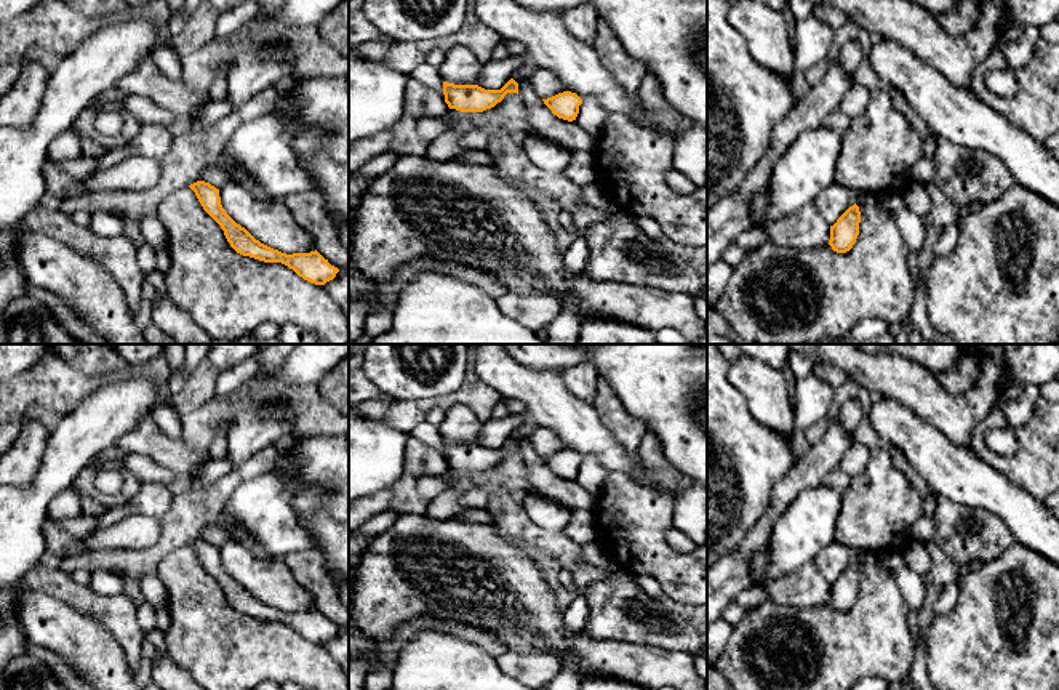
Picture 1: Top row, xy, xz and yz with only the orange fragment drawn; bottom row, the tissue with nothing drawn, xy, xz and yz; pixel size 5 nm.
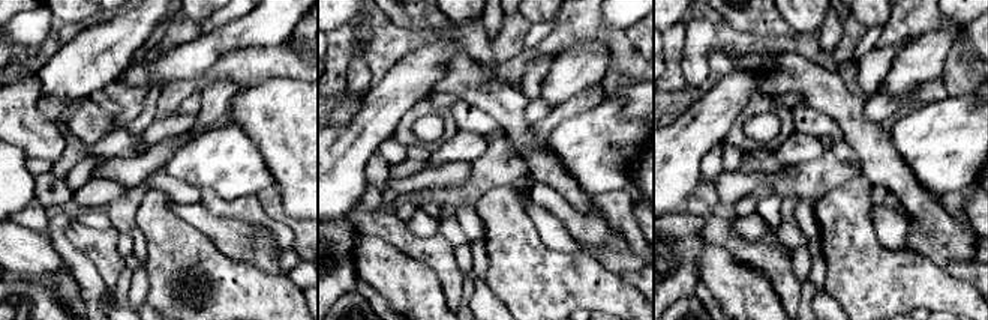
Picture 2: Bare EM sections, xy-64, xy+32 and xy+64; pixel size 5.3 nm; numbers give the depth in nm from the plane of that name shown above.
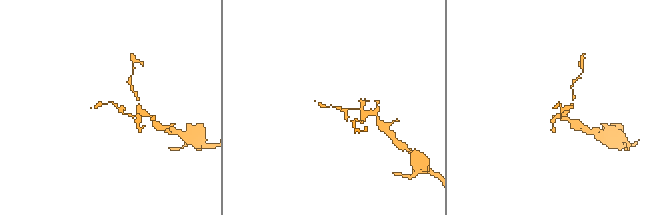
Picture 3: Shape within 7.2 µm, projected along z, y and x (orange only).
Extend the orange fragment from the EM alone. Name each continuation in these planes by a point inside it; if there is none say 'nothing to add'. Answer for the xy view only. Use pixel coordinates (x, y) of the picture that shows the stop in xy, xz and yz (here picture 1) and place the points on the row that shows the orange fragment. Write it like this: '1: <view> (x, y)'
1: xy (271, 223)

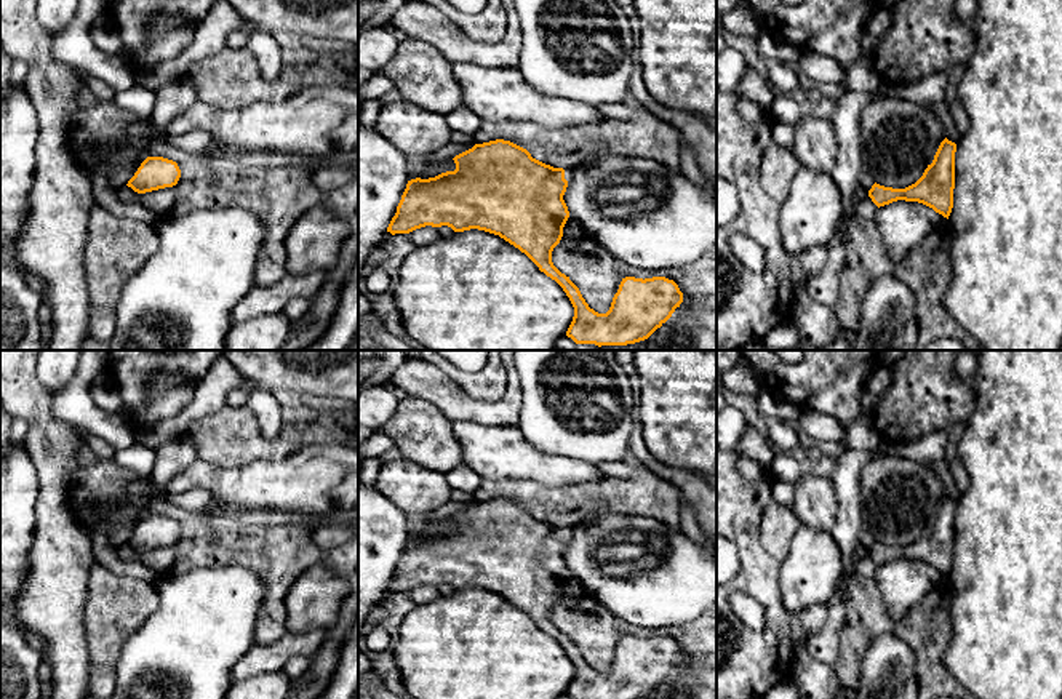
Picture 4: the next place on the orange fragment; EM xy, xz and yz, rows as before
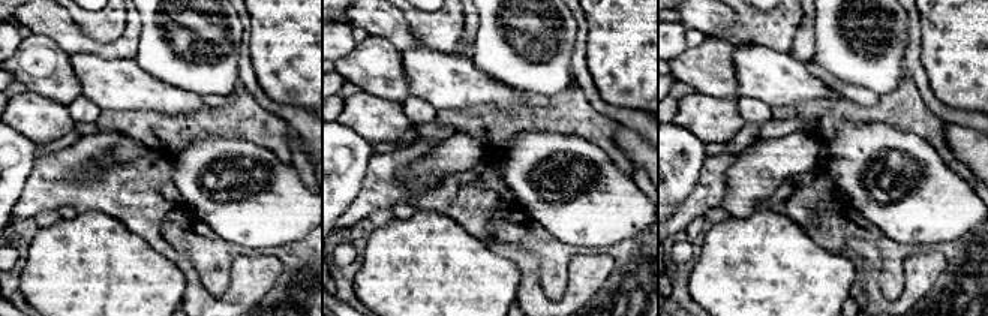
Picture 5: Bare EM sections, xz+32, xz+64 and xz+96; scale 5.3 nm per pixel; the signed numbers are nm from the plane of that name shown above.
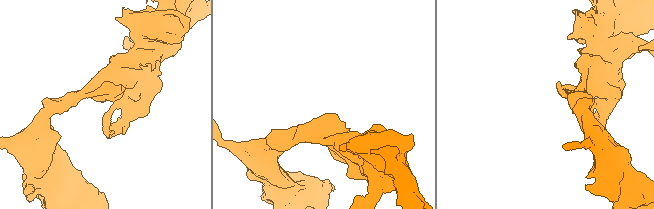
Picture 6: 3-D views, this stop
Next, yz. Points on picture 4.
nothing to add

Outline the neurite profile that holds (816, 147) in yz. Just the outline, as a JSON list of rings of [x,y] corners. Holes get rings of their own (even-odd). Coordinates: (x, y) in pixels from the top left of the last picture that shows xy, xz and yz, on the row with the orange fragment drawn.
[[[801,115],[793,128],[793,152],[800,166],[832,173],[838,154],[835,128],[830,120]]]

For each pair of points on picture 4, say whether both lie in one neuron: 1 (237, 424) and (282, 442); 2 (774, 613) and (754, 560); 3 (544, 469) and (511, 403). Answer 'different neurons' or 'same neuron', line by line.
1: same neuron
2: same neuron
3: different neurons

